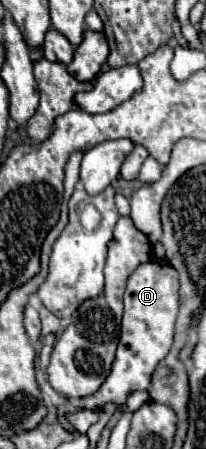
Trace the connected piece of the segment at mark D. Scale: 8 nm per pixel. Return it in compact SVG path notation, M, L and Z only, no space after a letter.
M163 262L141 264L129 276L125 298L123 298L125 310L123 310L123 322L121 322L121 340L117 346L111 372L95 394L91 394L89 398L79 398L79 404L83 408L101 410L105 404L121 406L125 404L131 392L149 388L155 366L167 356L173 344L175 318L177 318L177 308L179 308L177 290L179 290L177 270L173 270L173 266L163 264Z

